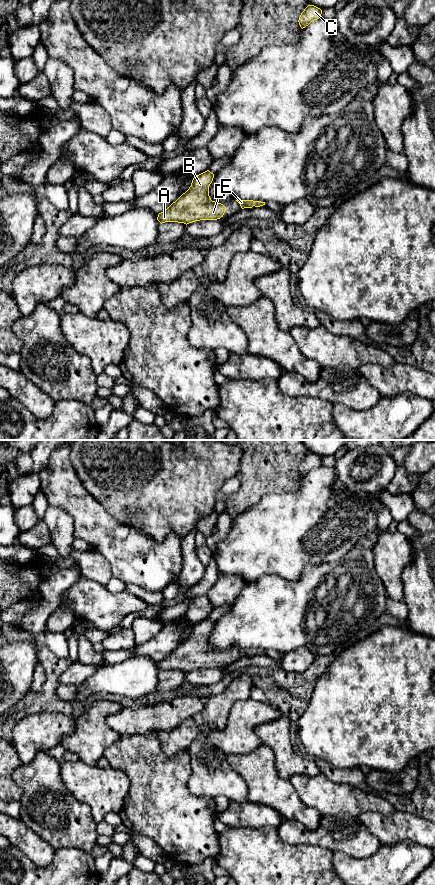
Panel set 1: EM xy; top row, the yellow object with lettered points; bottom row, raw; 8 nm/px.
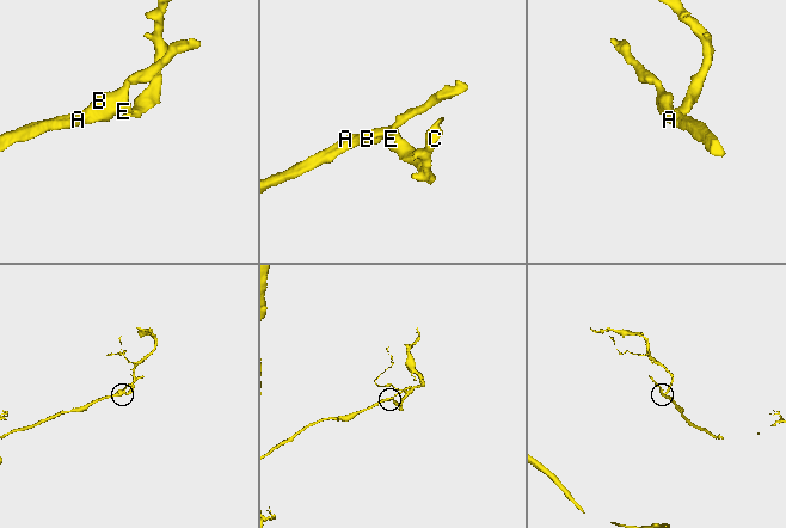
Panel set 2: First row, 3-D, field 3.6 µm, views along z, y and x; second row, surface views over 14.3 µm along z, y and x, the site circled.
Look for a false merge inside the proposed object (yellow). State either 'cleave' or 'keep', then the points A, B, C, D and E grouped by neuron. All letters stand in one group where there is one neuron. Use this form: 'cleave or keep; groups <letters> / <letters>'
keep; groups A B C D E

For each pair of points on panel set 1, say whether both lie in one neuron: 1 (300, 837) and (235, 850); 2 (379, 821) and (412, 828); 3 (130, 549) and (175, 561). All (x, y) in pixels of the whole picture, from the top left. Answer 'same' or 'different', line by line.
1: different
2: same
3: same

